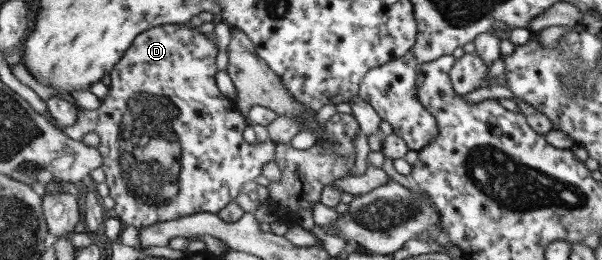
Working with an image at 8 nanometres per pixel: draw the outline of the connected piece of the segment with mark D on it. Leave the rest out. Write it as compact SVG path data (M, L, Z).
M169 24L157 26L156 28L147 29L137 37L135 43L127 52L124 53L120 63L110 73L110 85L108 93L102 99L101 106L95 110L83 110L79 112L79 118L73 125L62 127L61 130L67 137L80 141L84 134L89 131L95 132L100 136L100 145L97 148L103 155L102 169L105 175L105 182L109 187L109 195L115 201L115 207L111 214L115 215L123 224L133 225L137 229L159 224L171 220L179 220L182 217L193 215L201 212L219 214L223 208L226 208L233 200L239 197L241 189L245 183L257 179L264 172L264 167L271 161L276 161L277 147L271 140L264 143L251 144L243 139L243 131L247 127L247 119L243 111L235 100L225 97L215 81L217 75L217 55L219 49L216 40L213 37L207 37L205 33L193 29L189 24Z

